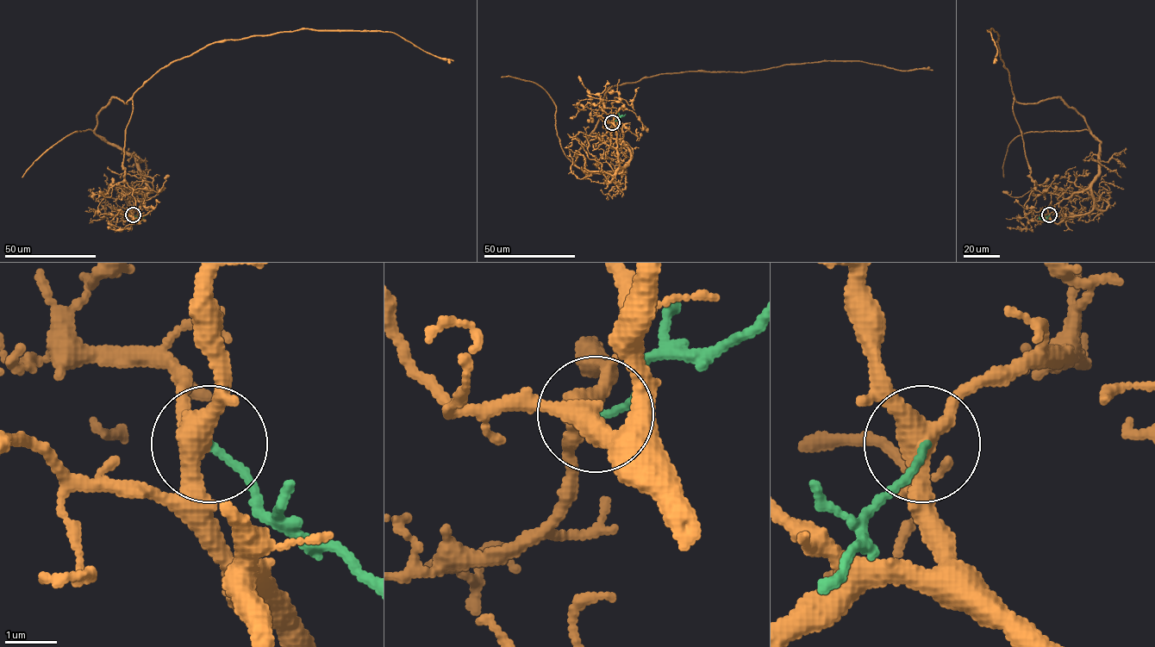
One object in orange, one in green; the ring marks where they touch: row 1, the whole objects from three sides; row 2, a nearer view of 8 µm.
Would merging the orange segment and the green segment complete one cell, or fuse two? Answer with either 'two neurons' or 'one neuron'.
two neurons

